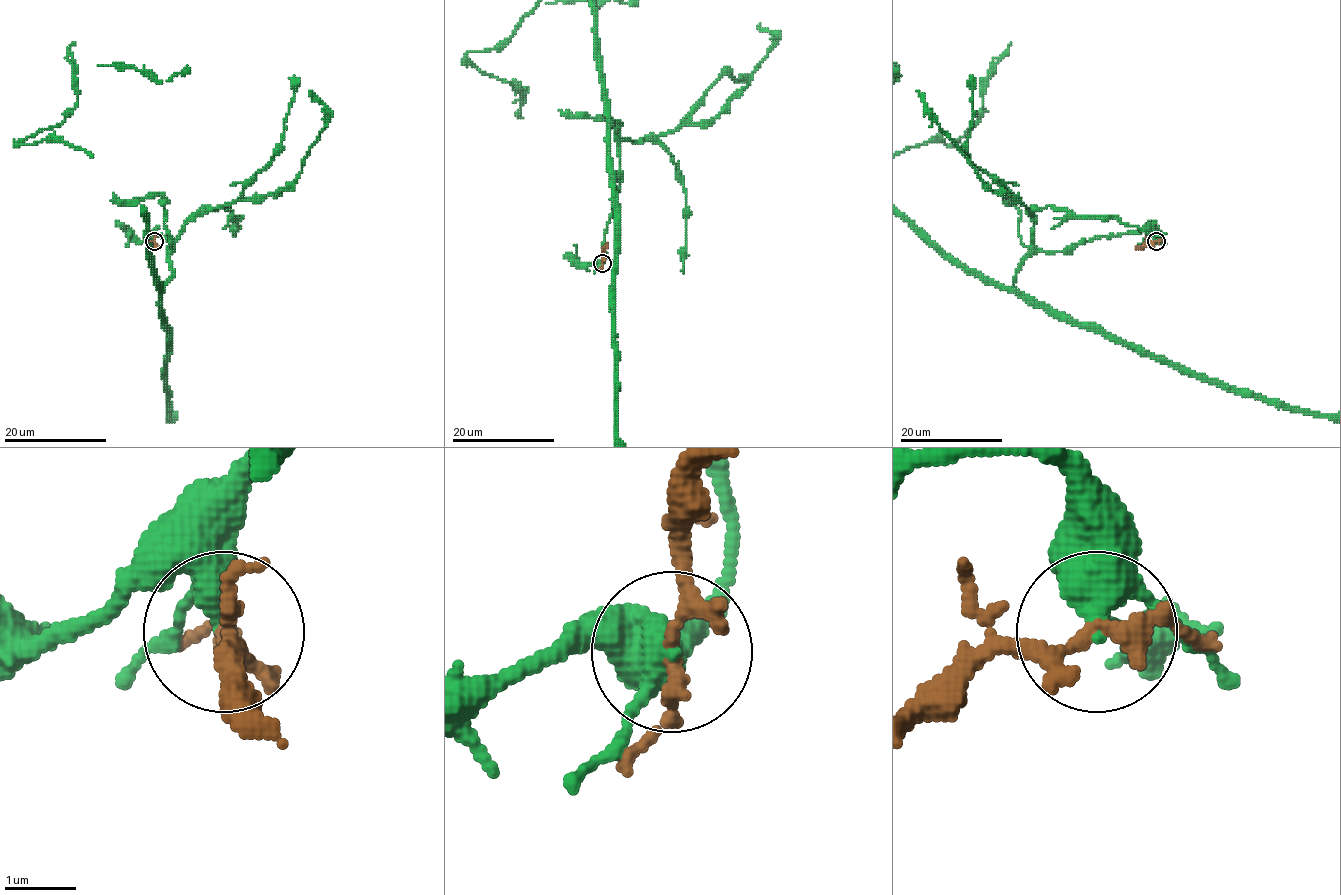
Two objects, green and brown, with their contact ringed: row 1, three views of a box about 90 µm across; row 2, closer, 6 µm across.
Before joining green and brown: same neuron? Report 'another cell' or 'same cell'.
another cell

